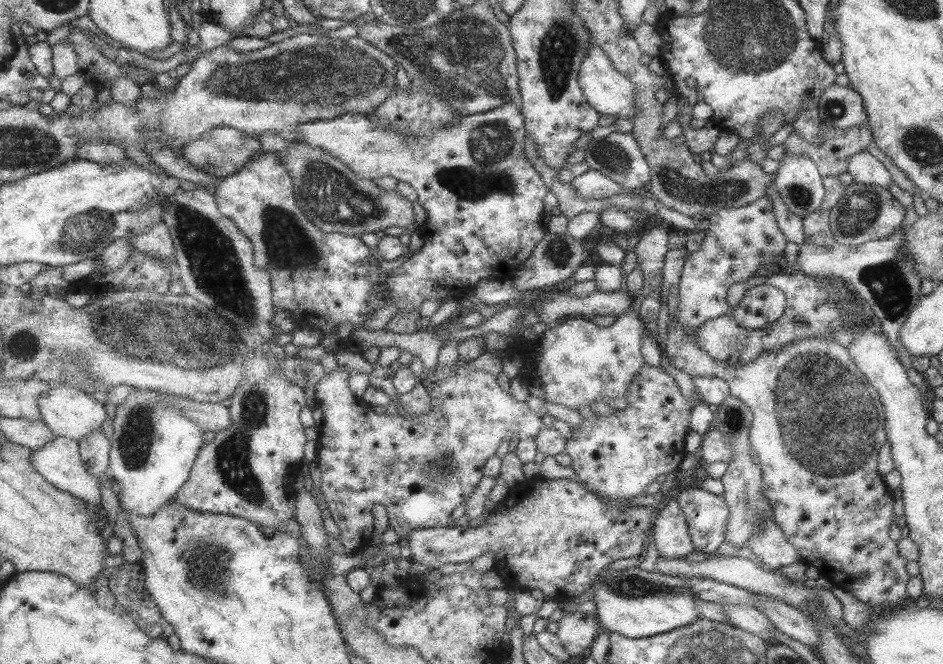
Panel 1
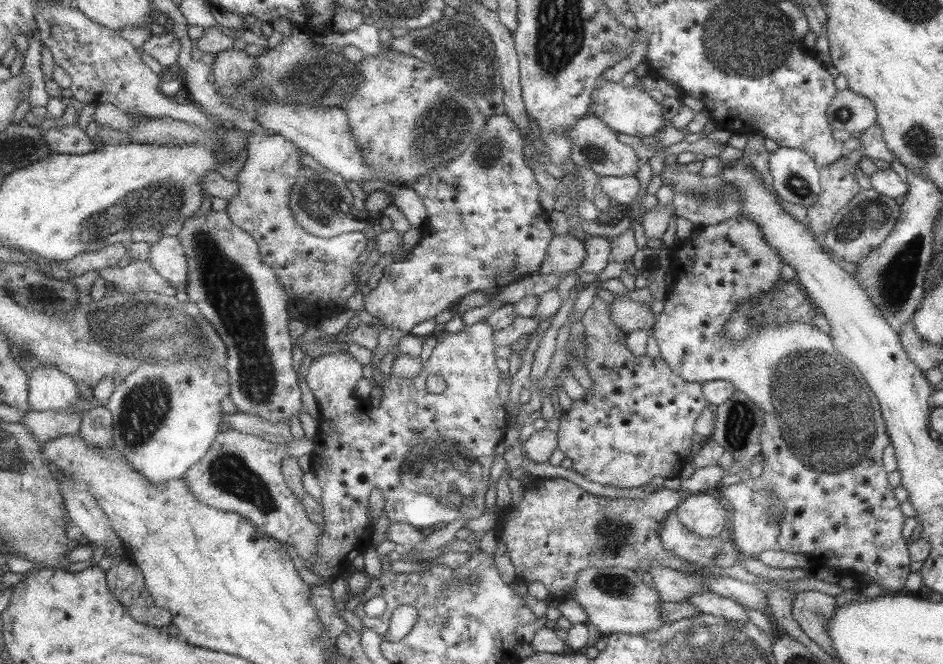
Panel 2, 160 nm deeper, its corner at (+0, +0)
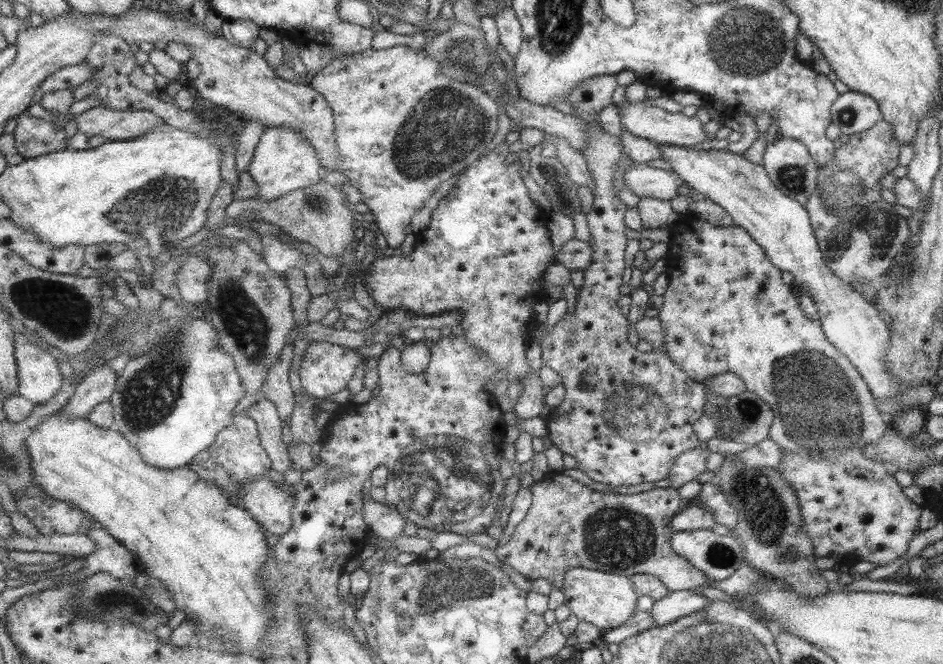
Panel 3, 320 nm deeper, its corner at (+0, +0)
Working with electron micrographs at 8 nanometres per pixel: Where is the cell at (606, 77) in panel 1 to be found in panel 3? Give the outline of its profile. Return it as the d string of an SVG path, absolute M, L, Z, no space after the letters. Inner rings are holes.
M646 99L639 103L623 102L619 107L620 124L627 132L660 144L678 147L693 146L706 140L703 123L697 117L687 117L680 112L670 113L650 105Z

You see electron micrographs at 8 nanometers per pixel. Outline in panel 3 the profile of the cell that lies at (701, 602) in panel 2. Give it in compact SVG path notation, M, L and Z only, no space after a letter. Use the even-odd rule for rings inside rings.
M669 591L663 598L653 601L650 609L652 626L659 628L678 618L700 611L711 600L691 591Z

